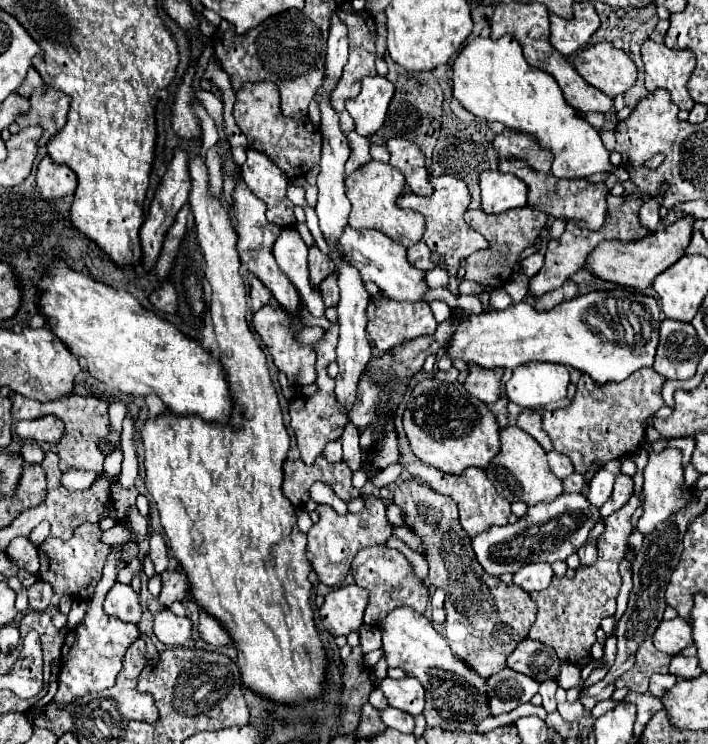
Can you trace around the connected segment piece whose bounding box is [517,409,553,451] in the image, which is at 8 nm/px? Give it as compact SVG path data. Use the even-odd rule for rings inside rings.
M525 409L525 411L519 415L517 425L519 425L523 431L527 431L527 433L529 433L545 451L551 451L551 449L553 449L549 435L541 429L541 415L539 415L537 411Z

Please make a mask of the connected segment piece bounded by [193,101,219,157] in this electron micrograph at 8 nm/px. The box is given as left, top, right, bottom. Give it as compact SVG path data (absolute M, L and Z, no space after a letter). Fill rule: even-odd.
M195 101L195 103L193 103L193 110L199 119L201 119L201 128L203 129L203 146L199 152L201 155L203 155L203 157L206 157L207 149L217 144L219 135L217 133L217 128L215 127L213 119L207 113L200 101Z

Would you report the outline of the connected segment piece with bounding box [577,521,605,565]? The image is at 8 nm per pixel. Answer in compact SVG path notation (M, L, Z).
M597 521L595 523L595 529L591 529L589 537L587 537L587 543L583 547L577 549L577 555L581 559L581 565L591 565L593 561L597 561L597 549L595 549L595 541L597 537L603 533L603 521Z

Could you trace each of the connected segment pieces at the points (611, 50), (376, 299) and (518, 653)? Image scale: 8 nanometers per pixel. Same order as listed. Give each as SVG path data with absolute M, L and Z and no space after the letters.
M601 41L575 55L575 71L607 97L617 97L637 81L637 67L623 49Z
M377 293L369 299L367 305L367 333L375 345L375 349L379 349L379 353L387 353L393 347L401 345L403 341L411 341L423 335L433 335L437 329L437 321L433 317L433 311L427 303L407 303L407 301L395 301L391 297L387 297L385 293Z
M523 639L517 649L507 657L507 667L543 683L547 679L557 681L561 661L551 647L539 641Z

